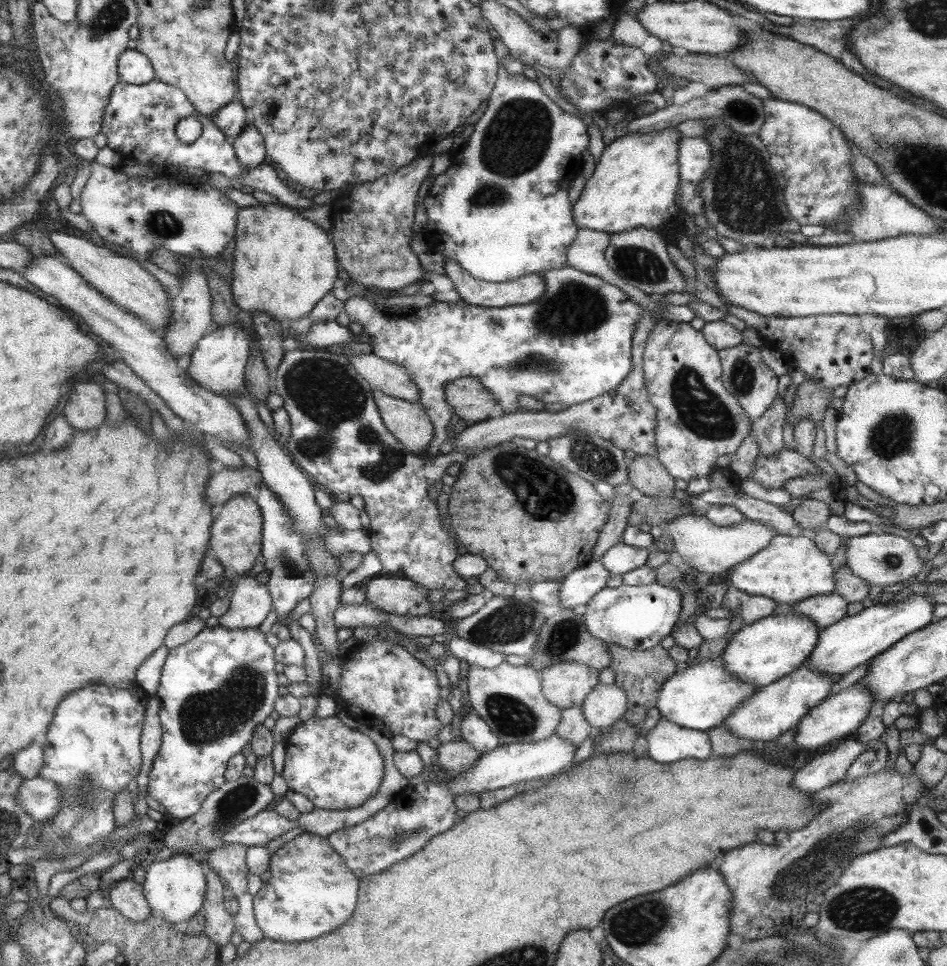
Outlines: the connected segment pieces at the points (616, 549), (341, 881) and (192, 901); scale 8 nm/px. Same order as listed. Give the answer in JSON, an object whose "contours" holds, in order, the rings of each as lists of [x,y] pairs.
{"contours":[[[[620,542],[605,551],[599,562],[609,573],[622,575],[630,570],[639,568],[641,565],[645,565],[645,560],[649,556],[647,548],[653,549],[651,543],[645,548],[637,548]]],[[[309,832],[298,834],[270,855],[269,871],[271,877],[266,884],[262,884],[254,897],[254,920],[261,929],[263,938],[287,944],[313,940],[341,926],[351,916],[357,904],[360,880],[331,848],[326,837]]],[[[178,853],[163,861],[149,863],[145,870],[145,881],[142,893],[145,894],[147,905],[154,914],[159,914],[168,924],[175,925],[180,921],[187,922],[202,908],[205,880],[201,862],[197,864],[189,854]]]]}

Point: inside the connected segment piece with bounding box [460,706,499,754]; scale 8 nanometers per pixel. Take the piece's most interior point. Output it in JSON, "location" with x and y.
{"location":[473,729]}

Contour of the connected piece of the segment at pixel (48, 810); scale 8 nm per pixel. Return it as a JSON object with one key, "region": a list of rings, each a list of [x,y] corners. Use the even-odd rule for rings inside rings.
{"region":[[[39,776],[24,780],[17,800],[36,822],[45,821],[61,810],[61,789],[55,782]]]}

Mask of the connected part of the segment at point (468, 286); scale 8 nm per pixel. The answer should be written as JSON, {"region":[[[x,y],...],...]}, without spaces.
{"region":[[[444,259],[444,275],[449,278],[452,288],[459,294],[461,300],[466,304],[479,305],[485,308],[503,308],[515,306],[515,304],[529,304],[537,300],[546,290],[546,283],[538,274],[527,274],[511,282],[490,283],[484,280],[477,280],[463,270],[462,265],[455,263],[453,259]]]}

